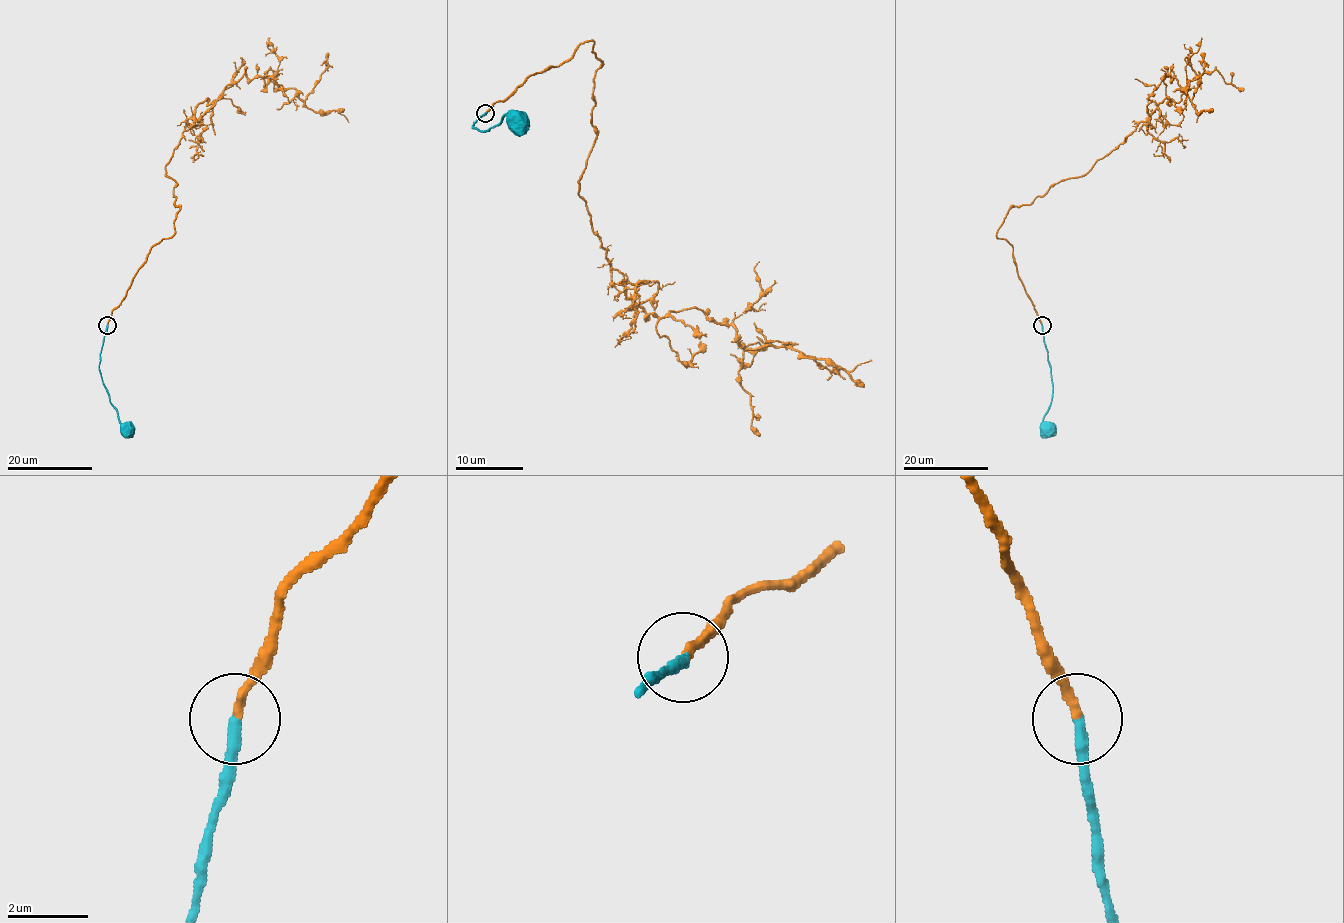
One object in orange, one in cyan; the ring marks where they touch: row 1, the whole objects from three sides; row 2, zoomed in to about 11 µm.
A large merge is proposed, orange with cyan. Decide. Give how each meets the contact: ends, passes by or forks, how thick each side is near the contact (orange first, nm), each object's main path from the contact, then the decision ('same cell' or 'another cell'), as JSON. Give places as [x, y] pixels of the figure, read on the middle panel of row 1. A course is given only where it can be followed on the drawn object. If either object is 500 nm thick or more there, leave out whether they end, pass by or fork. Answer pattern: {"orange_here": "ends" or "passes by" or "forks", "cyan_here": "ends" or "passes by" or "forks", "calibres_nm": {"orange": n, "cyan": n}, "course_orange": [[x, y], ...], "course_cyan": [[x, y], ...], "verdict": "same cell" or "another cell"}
{"orange_here": "ends", "cyan_here": "ends", "calibres_nm": {"orange": 220, "cyan": 300}, "course_orange": [[485, 113], [593, 41], [580, 197], [610, 279], [661, 318], [698, 307], [746, 348], [871, 360]], "course_cyan": [[485, 113], [473, 124], [476, 129], [486, 131], [493, 128], [507, 114], [519, 121]], "verdict": "same cell"}

